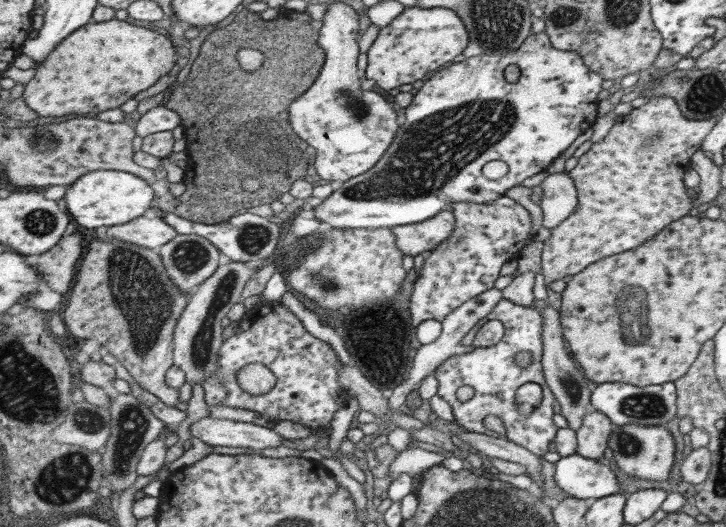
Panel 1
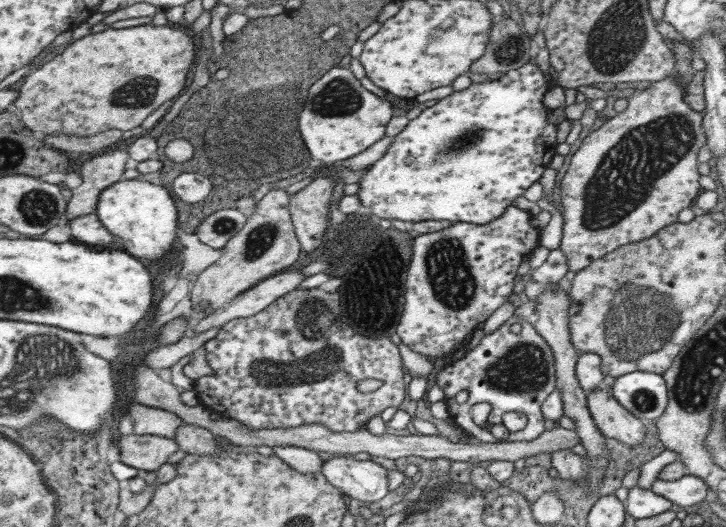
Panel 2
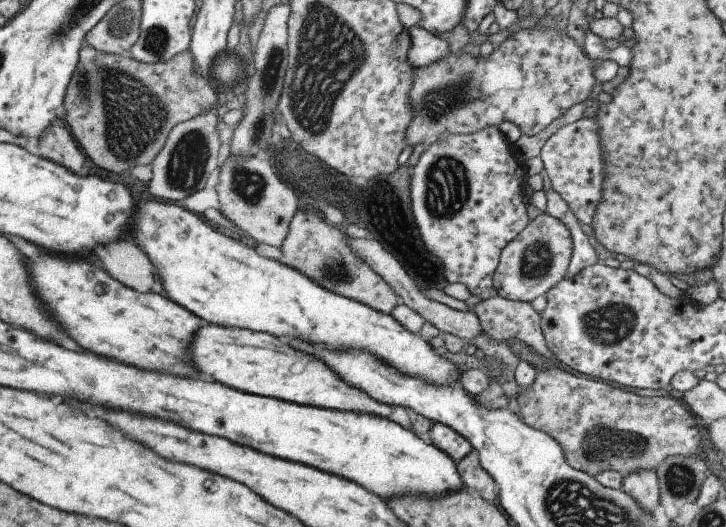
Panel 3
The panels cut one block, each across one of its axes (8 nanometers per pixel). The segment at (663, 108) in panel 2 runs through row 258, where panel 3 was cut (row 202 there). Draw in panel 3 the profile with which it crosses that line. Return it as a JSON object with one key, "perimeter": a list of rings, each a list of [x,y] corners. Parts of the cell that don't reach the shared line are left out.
{"perimeter":[[[581,118],[556,130],[541,147],[538,158],[550,180],[550,188],[563,198],[579,222],[589,225],[596,204],[602,199],[602,178],[606,175],[594,118]]]}

